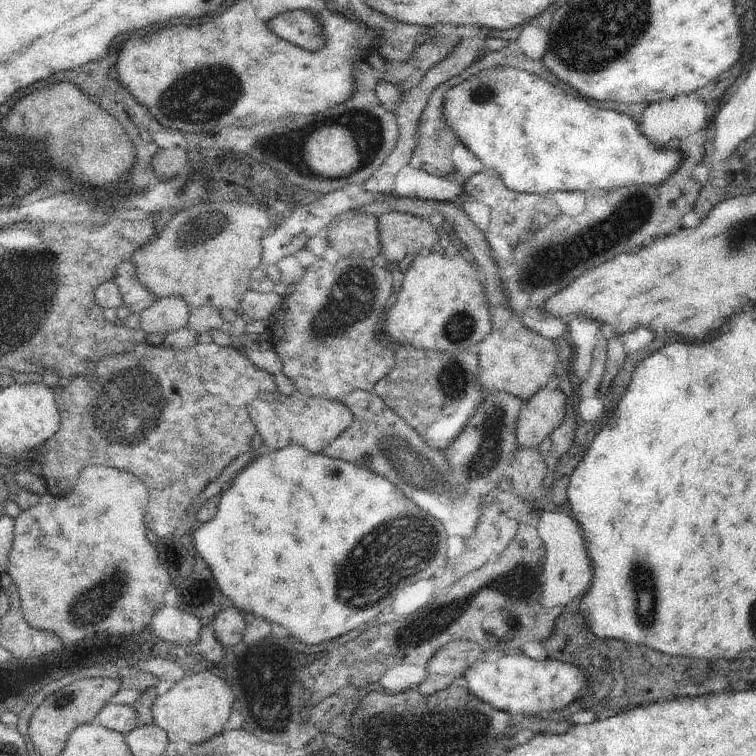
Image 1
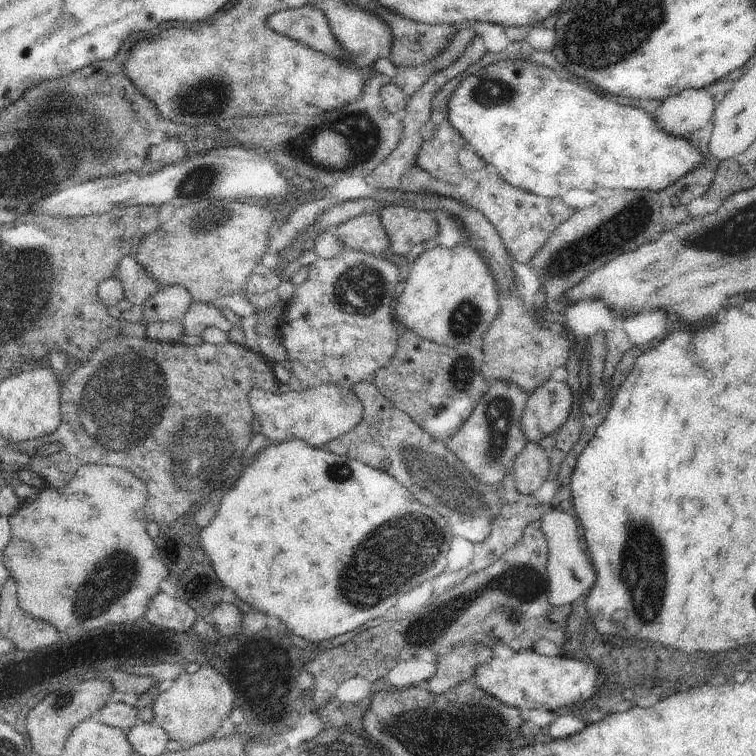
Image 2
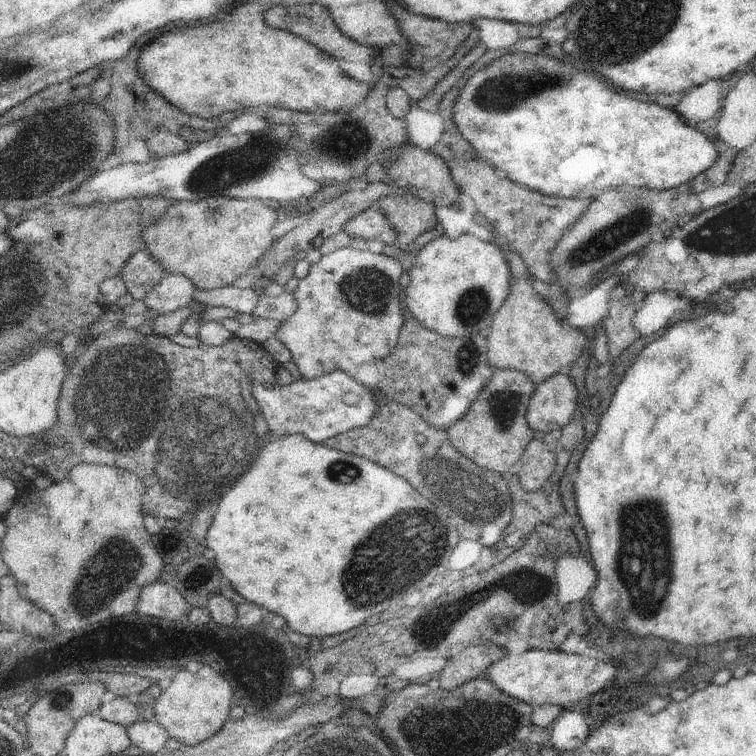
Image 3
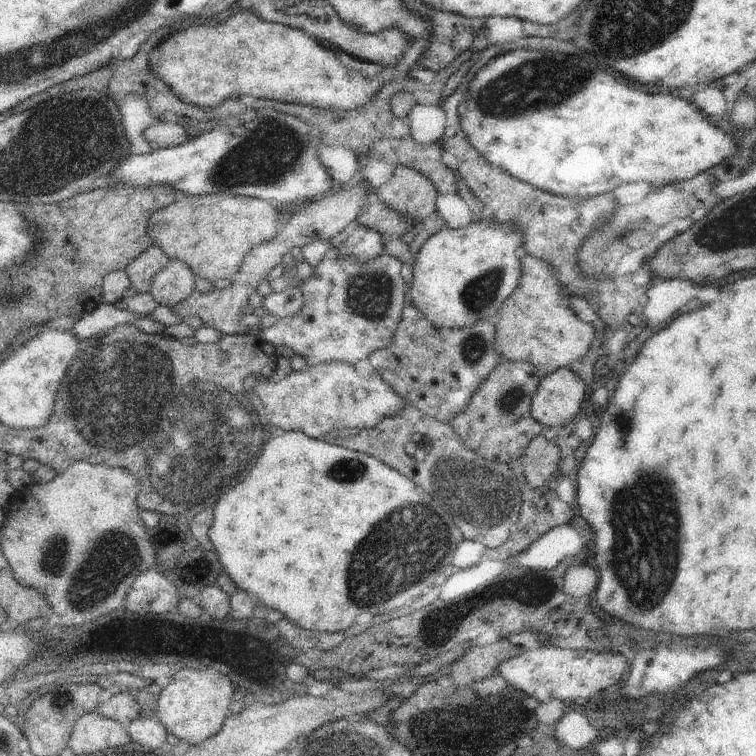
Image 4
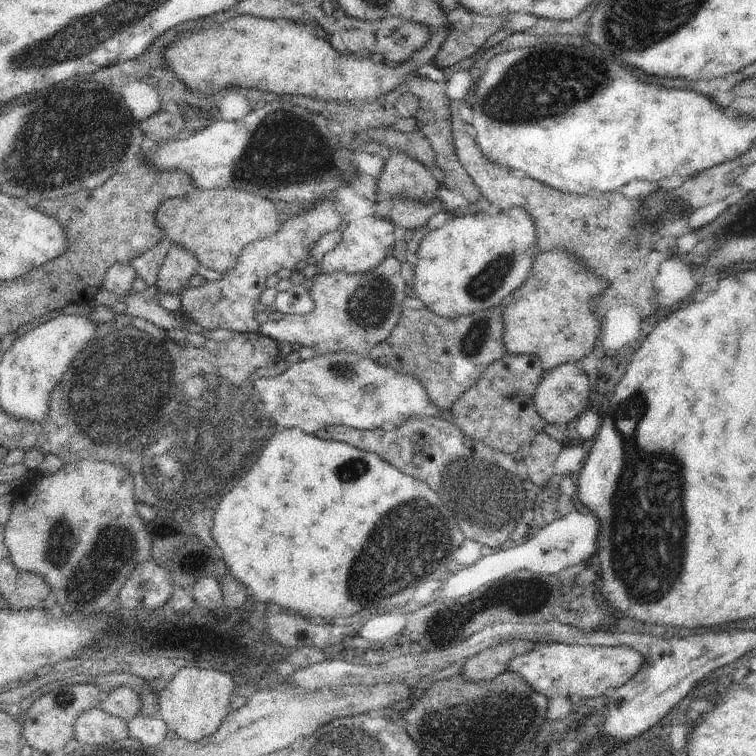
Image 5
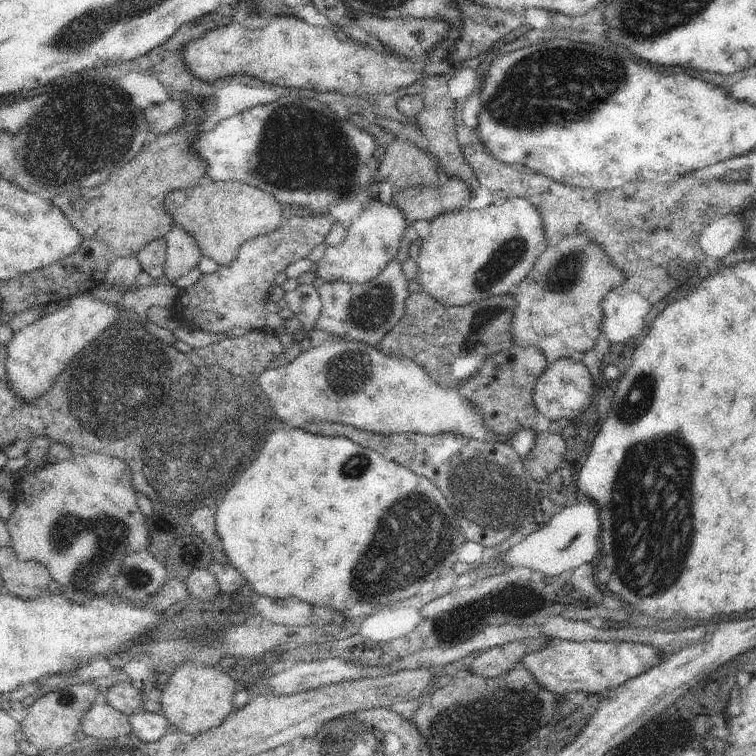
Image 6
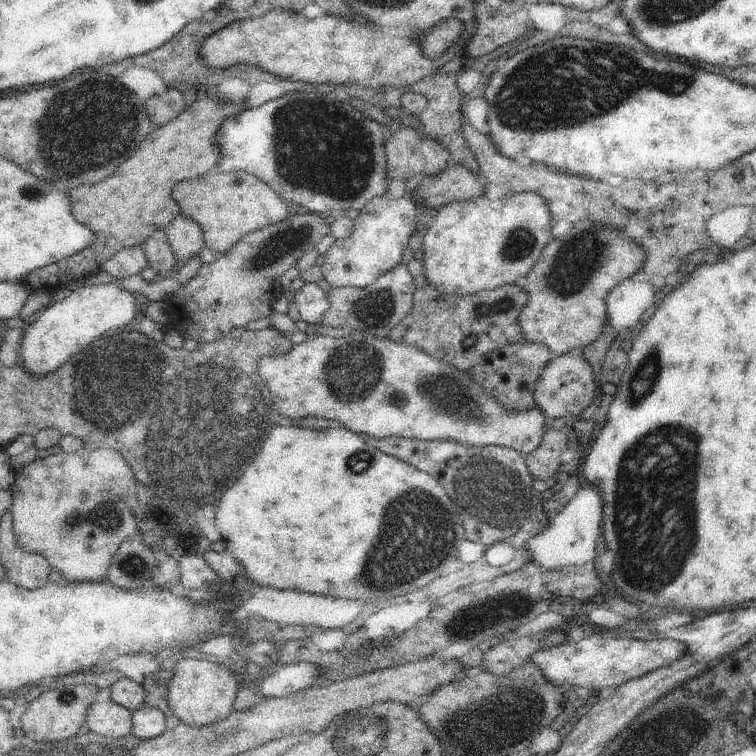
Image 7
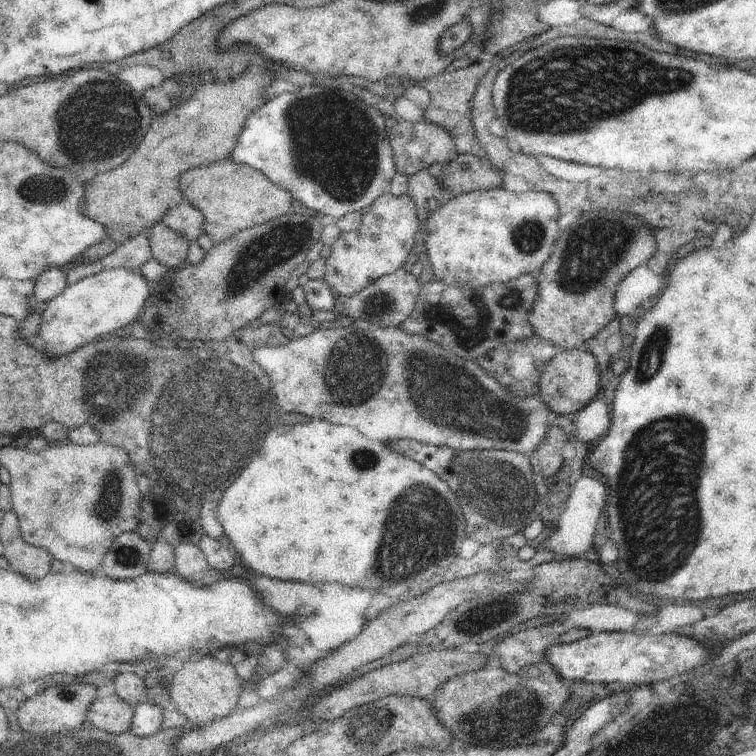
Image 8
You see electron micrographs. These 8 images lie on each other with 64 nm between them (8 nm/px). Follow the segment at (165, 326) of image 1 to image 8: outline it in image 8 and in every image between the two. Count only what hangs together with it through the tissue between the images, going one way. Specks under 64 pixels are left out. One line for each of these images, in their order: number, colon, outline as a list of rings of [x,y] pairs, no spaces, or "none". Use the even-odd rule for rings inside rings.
2: [[[167,284],[165,288],[157,290],[151,298],[147,298],[147,302],[141,306],[143,310],[143,326],[149,324],[165,324],[165,322],[173,322],[173,320],[181,320],[185,316],[185,312],[189,310],[193,302],[193,296],[187,288],[179,286],[179,284]]]
3: [[[163,274],[159,282],[149,290],[145,296],[147,310],[157,312],[159,316],[165,316],[169,312],[181,310],[187,306],[193,298],[193,280],[187,278],[185,274]]]
4: [[[169,258],[167,266],[153,278],[153,286],[149,288],[149,292],[159,306],[173,308],[195,290],[195,278],[197,276],[187,262]]]
5: [[[169,242],[169,252],[163,260],[163,266],[157,272],[157,282],[153,288],[163,292],[177,292],[183,294],[185,282],[195,274],[195,268],[201,266],[197,256],[189,252],[183,244]]]
6: [[[175,226],[167,232],[167,260],[165,260],[165,274],[161,282],[173,284],[179,276],[187,274],[193,266],[197,266],[197,260],[201,258],[201,248],[193,234],[189,234],[183,226]]]
7: [[[179,212],[169,222],[165,232],[173,254],[177,256],[177,266],[173,268],[173,272],[179,272],[181,266],[189,260],[189,256],[197,254],[197,250],[203,246],[203,230],[193,218],[187,218]]]
8: [[[185,196],[179,200],[177,206],[171,206],[165,216],[163,224],[167,224],[171,230],[175,230],[179,236],[187,236],[189,244],[197,240],[199,234],[203,234],[203,212],[197,208],[197,204],[189,202]]]

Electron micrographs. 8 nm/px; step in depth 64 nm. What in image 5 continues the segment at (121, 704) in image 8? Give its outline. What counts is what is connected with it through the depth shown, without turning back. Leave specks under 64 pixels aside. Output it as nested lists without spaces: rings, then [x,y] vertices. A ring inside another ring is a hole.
[[[99,706],[87,710],[75,724],[75,736],[81,744],[91,746],[109,746],[113,742],[121,742],[129,736],[129,726],[123,718],[113,716]]]

